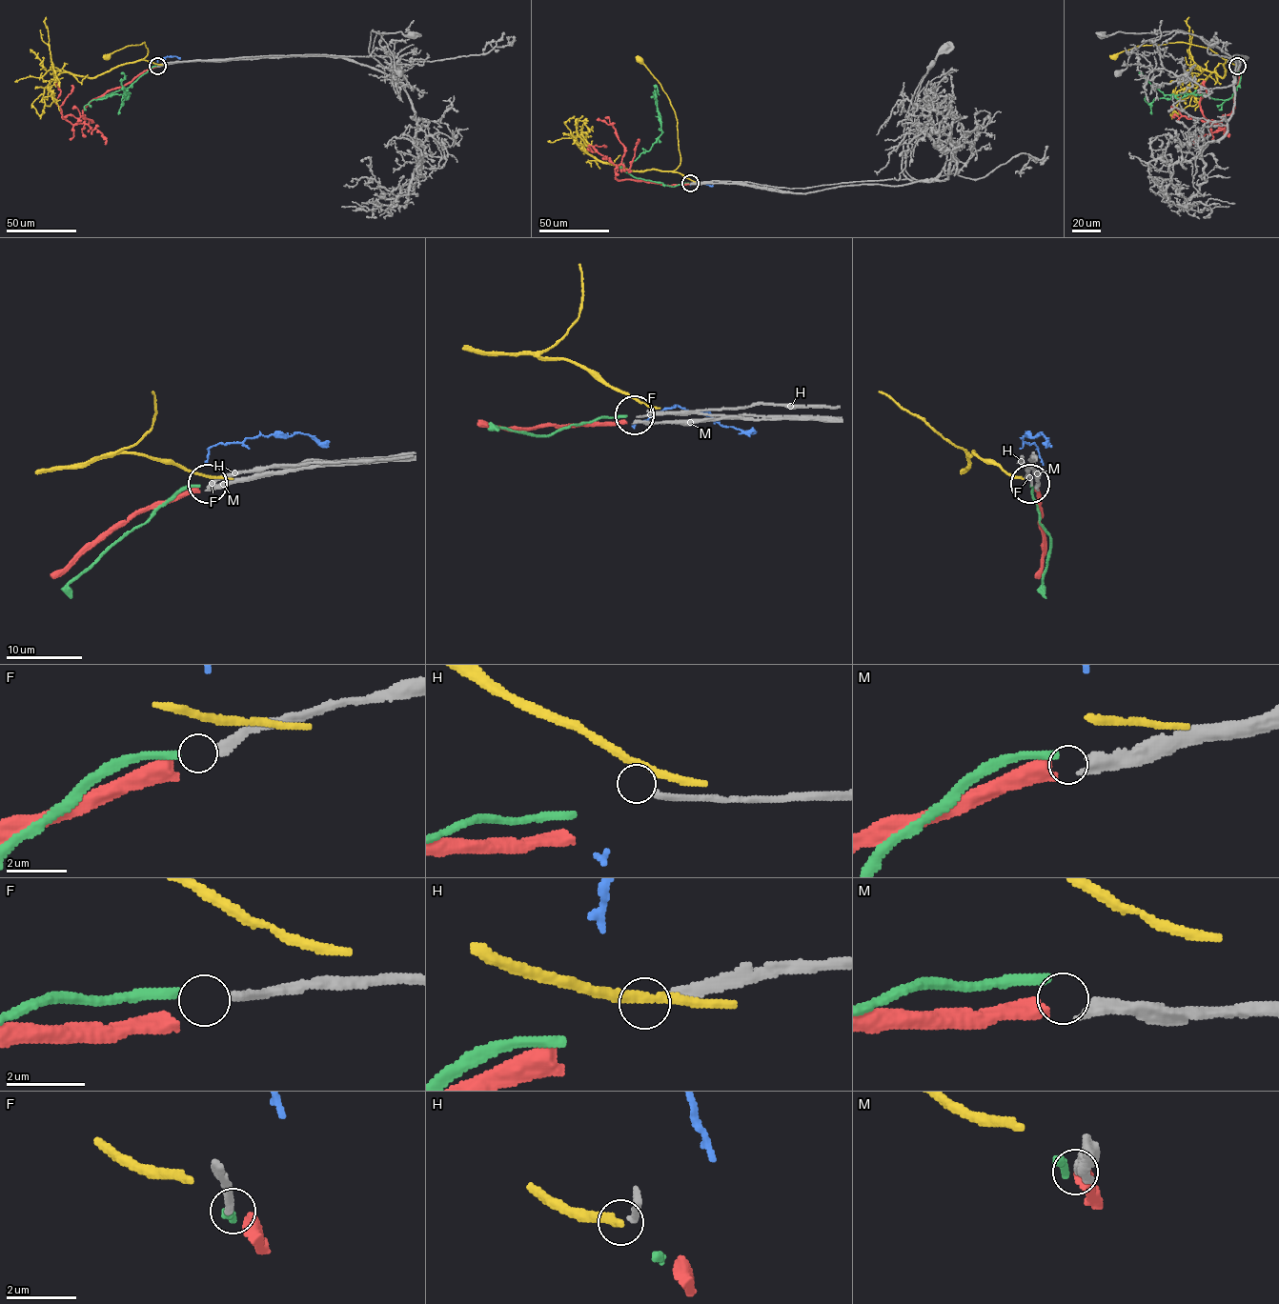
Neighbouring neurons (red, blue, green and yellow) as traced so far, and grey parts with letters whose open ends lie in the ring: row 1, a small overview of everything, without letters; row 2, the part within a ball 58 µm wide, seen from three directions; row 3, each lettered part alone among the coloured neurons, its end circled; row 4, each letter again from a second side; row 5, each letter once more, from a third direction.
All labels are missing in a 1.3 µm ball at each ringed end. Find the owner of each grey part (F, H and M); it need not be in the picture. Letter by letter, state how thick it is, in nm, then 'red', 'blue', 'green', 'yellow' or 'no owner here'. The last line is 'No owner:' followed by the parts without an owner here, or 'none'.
F: 320 nm thick; green
H: 260 nm thick; no owner here
M: 280 nm thick; red
No owner: H

